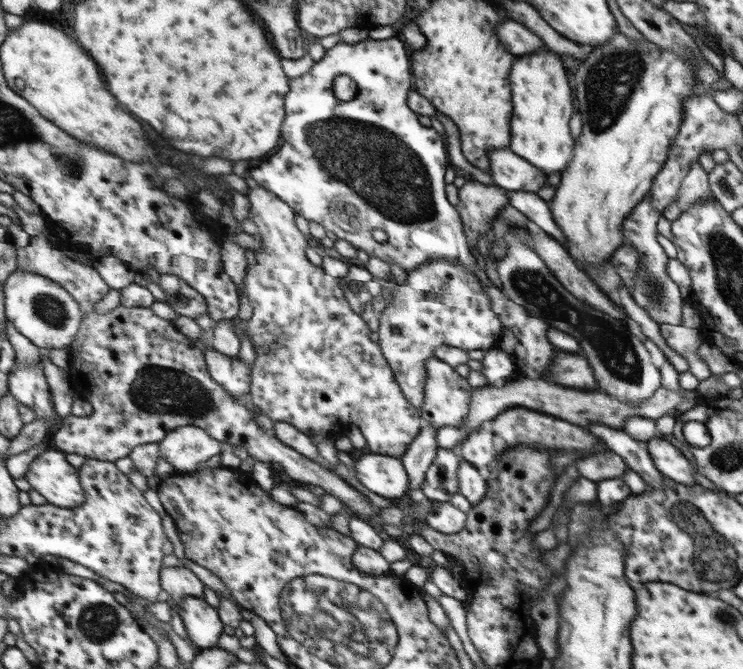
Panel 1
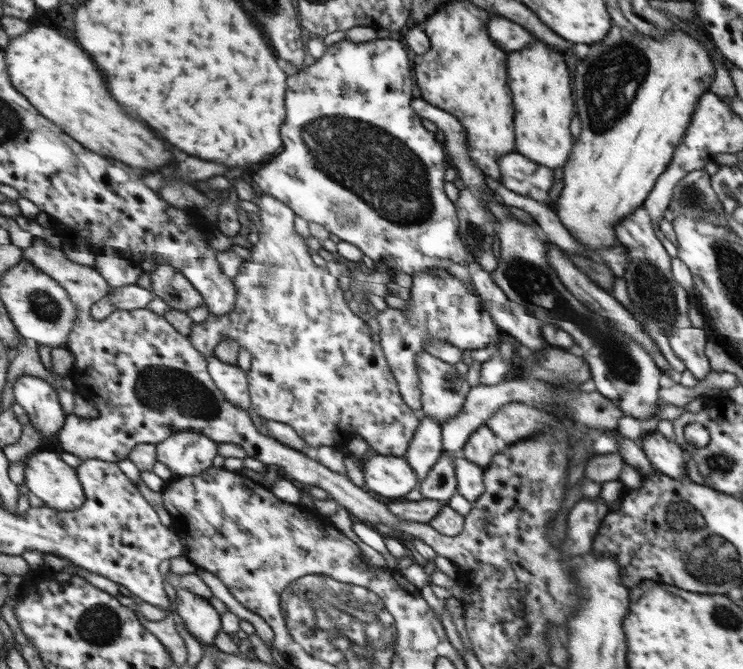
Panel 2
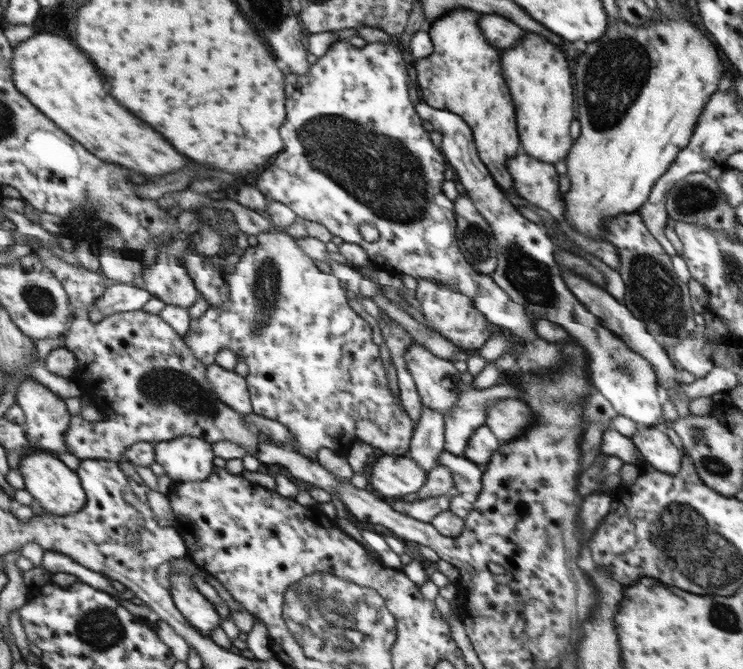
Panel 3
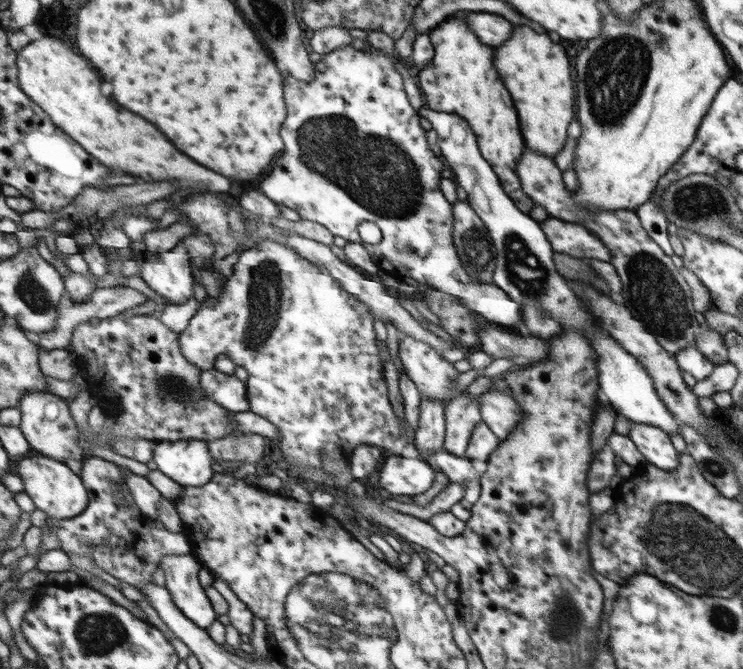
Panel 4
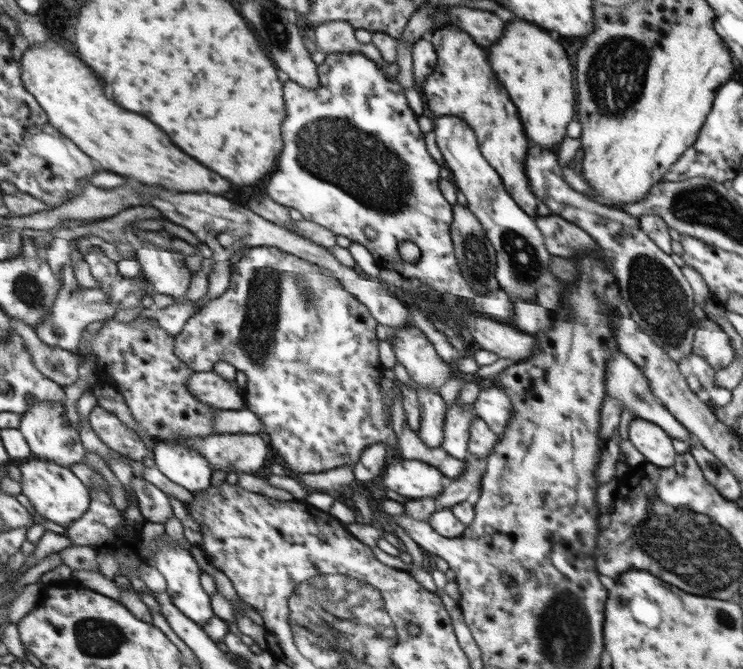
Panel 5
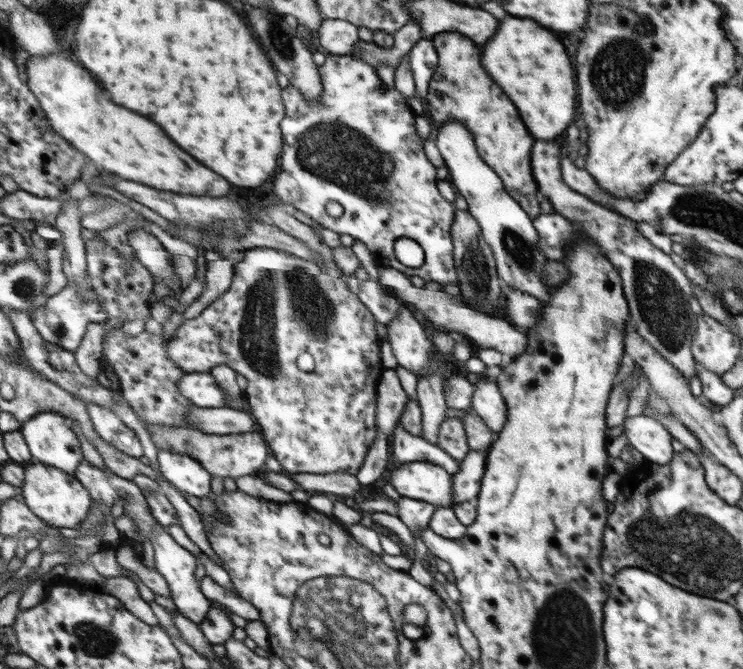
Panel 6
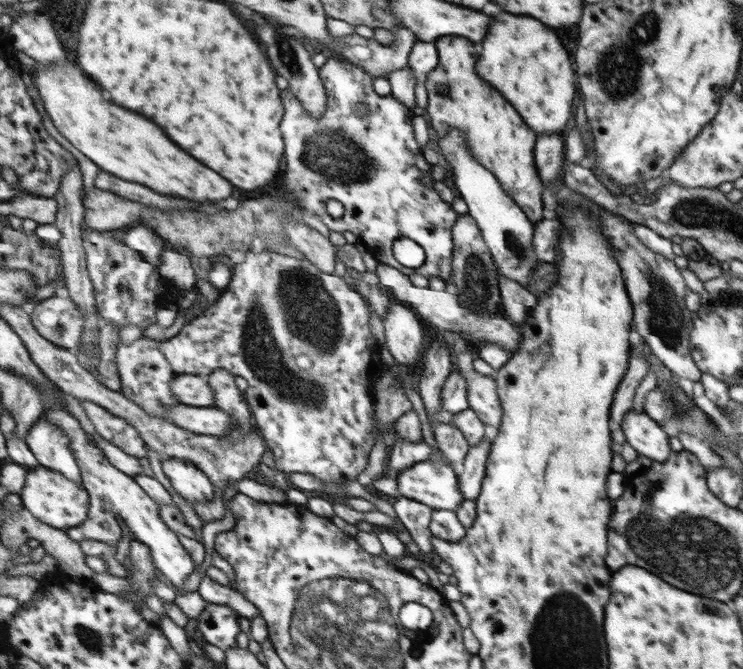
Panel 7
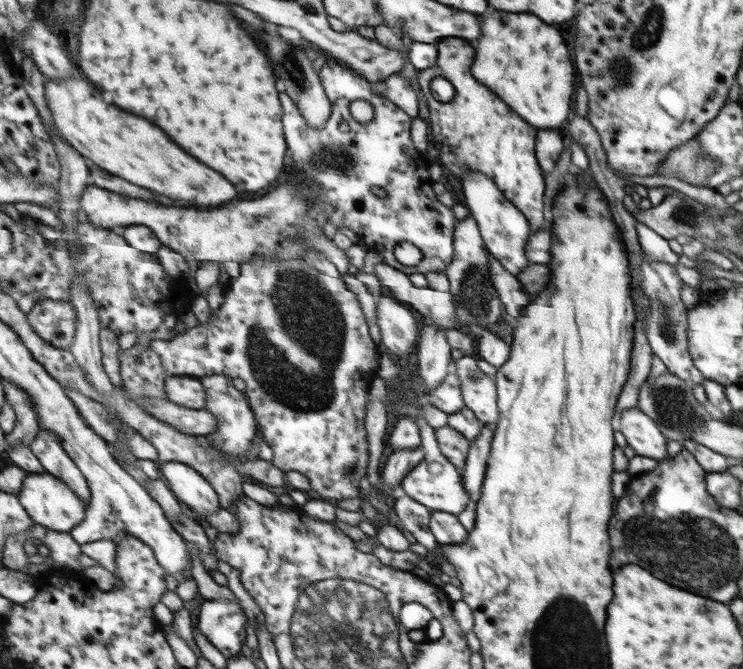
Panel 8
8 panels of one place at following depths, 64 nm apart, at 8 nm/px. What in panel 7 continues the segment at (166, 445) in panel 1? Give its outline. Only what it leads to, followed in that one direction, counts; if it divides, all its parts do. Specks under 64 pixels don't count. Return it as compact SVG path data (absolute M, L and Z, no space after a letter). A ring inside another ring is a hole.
M168 458L161 466L172 488L192 505L196 502L207 504L215 498L215 487L211 479L192 462Z

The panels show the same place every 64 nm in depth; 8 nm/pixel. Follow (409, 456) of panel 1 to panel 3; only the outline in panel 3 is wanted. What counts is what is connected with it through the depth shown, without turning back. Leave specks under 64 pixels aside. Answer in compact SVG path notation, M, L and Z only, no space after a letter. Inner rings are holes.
M422 407L410 438L410 458L425 472L435 468L437 458L444 453L444 418L438 410Z

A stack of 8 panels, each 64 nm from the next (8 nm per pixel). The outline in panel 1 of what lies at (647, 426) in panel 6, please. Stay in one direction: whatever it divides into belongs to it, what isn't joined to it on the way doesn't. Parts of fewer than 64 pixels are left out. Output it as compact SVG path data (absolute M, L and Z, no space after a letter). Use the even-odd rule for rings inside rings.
M655 436L646 442L646 451L651 457L654 467L663 477L669 477L684 485L693 485L692 467L689 461L673 444L669 443L661 436Z

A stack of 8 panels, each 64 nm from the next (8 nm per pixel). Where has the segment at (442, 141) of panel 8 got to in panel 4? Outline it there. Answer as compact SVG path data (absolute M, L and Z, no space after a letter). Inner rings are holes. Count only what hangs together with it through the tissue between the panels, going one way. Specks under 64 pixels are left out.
M455 14L434 26L427 35L433 45L434 55L430 63L418 72L423 105L430 110L455 114L466 120L473 129L481 158L497 175L505 194L527 215L533 204L523 192L522 182L515 173L515 165L525 151L524 140L519 132L511 98L493 70L493 50L479 44L473 32L469 32L465 26L463 18L455 18Z

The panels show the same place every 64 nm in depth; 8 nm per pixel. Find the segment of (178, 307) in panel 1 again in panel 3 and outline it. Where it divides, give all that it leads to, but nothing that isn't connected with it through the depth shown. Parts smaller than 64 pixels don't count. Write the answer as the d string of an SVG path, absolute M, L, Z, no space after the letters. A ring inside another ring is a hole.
M168 254L166 264L153 263L143 267L142 284L166 305L189 308L199 298L201 292L179 255Z

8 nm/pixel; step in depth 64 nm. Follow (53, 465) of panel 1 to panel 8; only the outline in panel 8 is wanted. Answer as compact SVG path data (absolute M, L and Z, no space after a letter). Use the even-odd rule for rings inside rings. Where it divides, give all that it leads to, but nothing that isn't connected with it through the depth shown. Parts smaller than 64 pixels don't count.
M49 472L28 474L18 497L34 522L51 530L70 533L77 524L81 524L85 520L85 506L87 504L84 504L78 494L64 480Z

